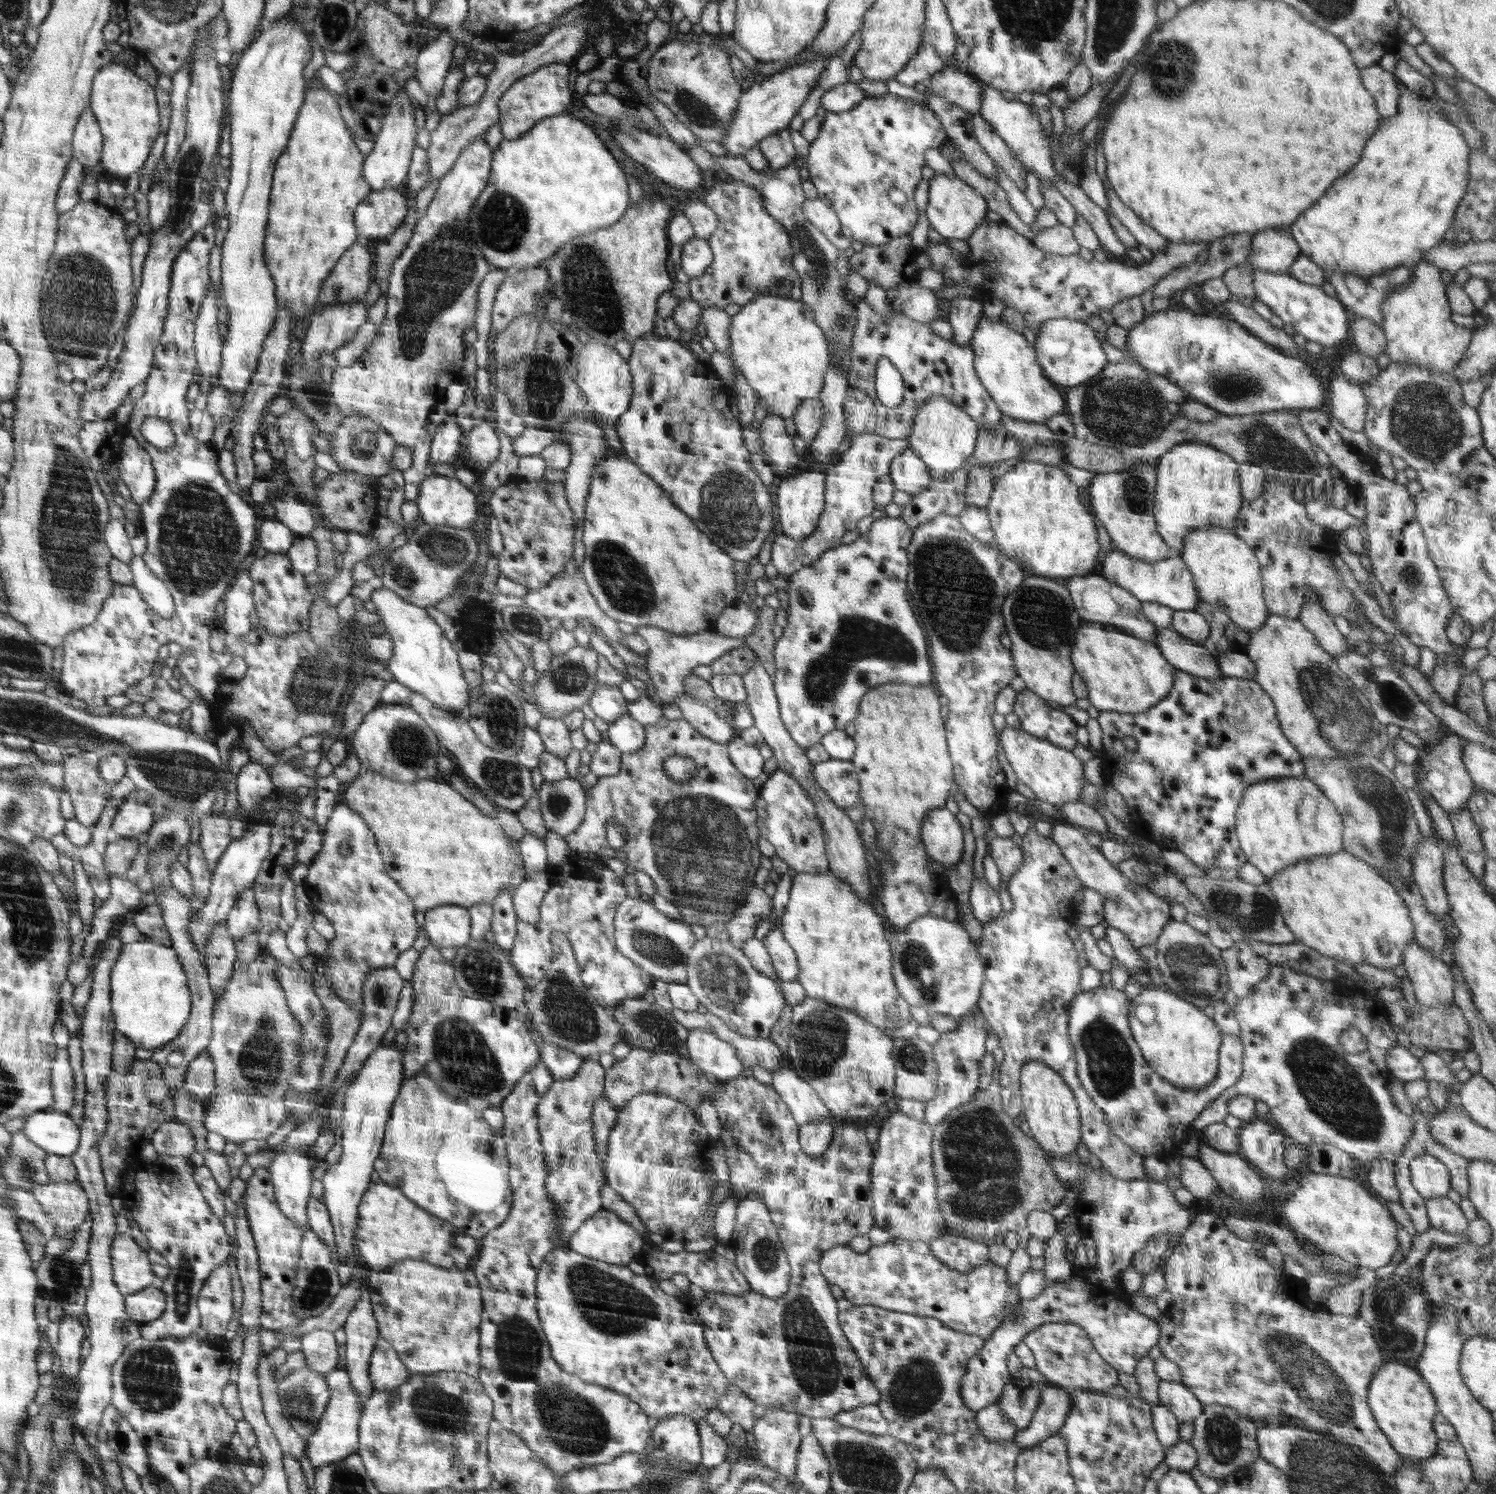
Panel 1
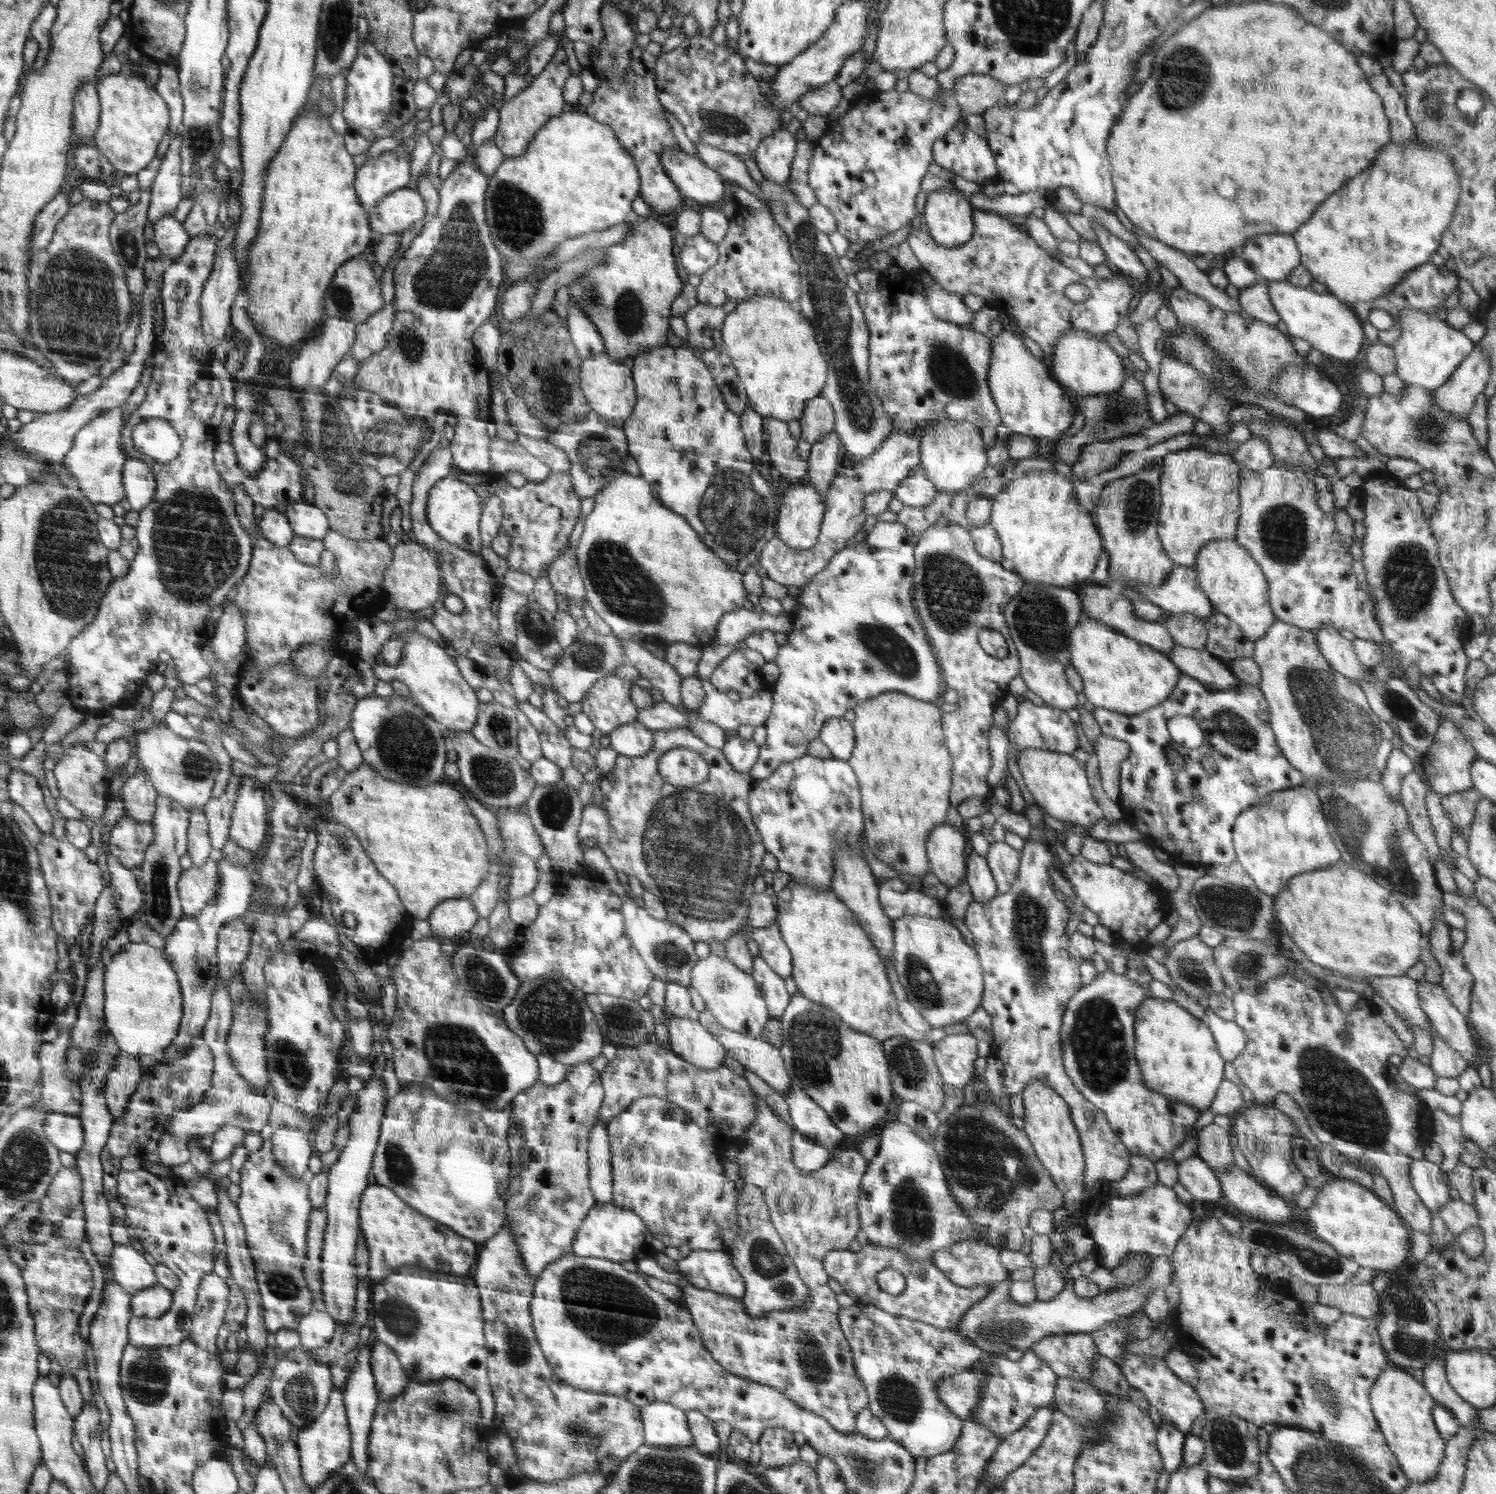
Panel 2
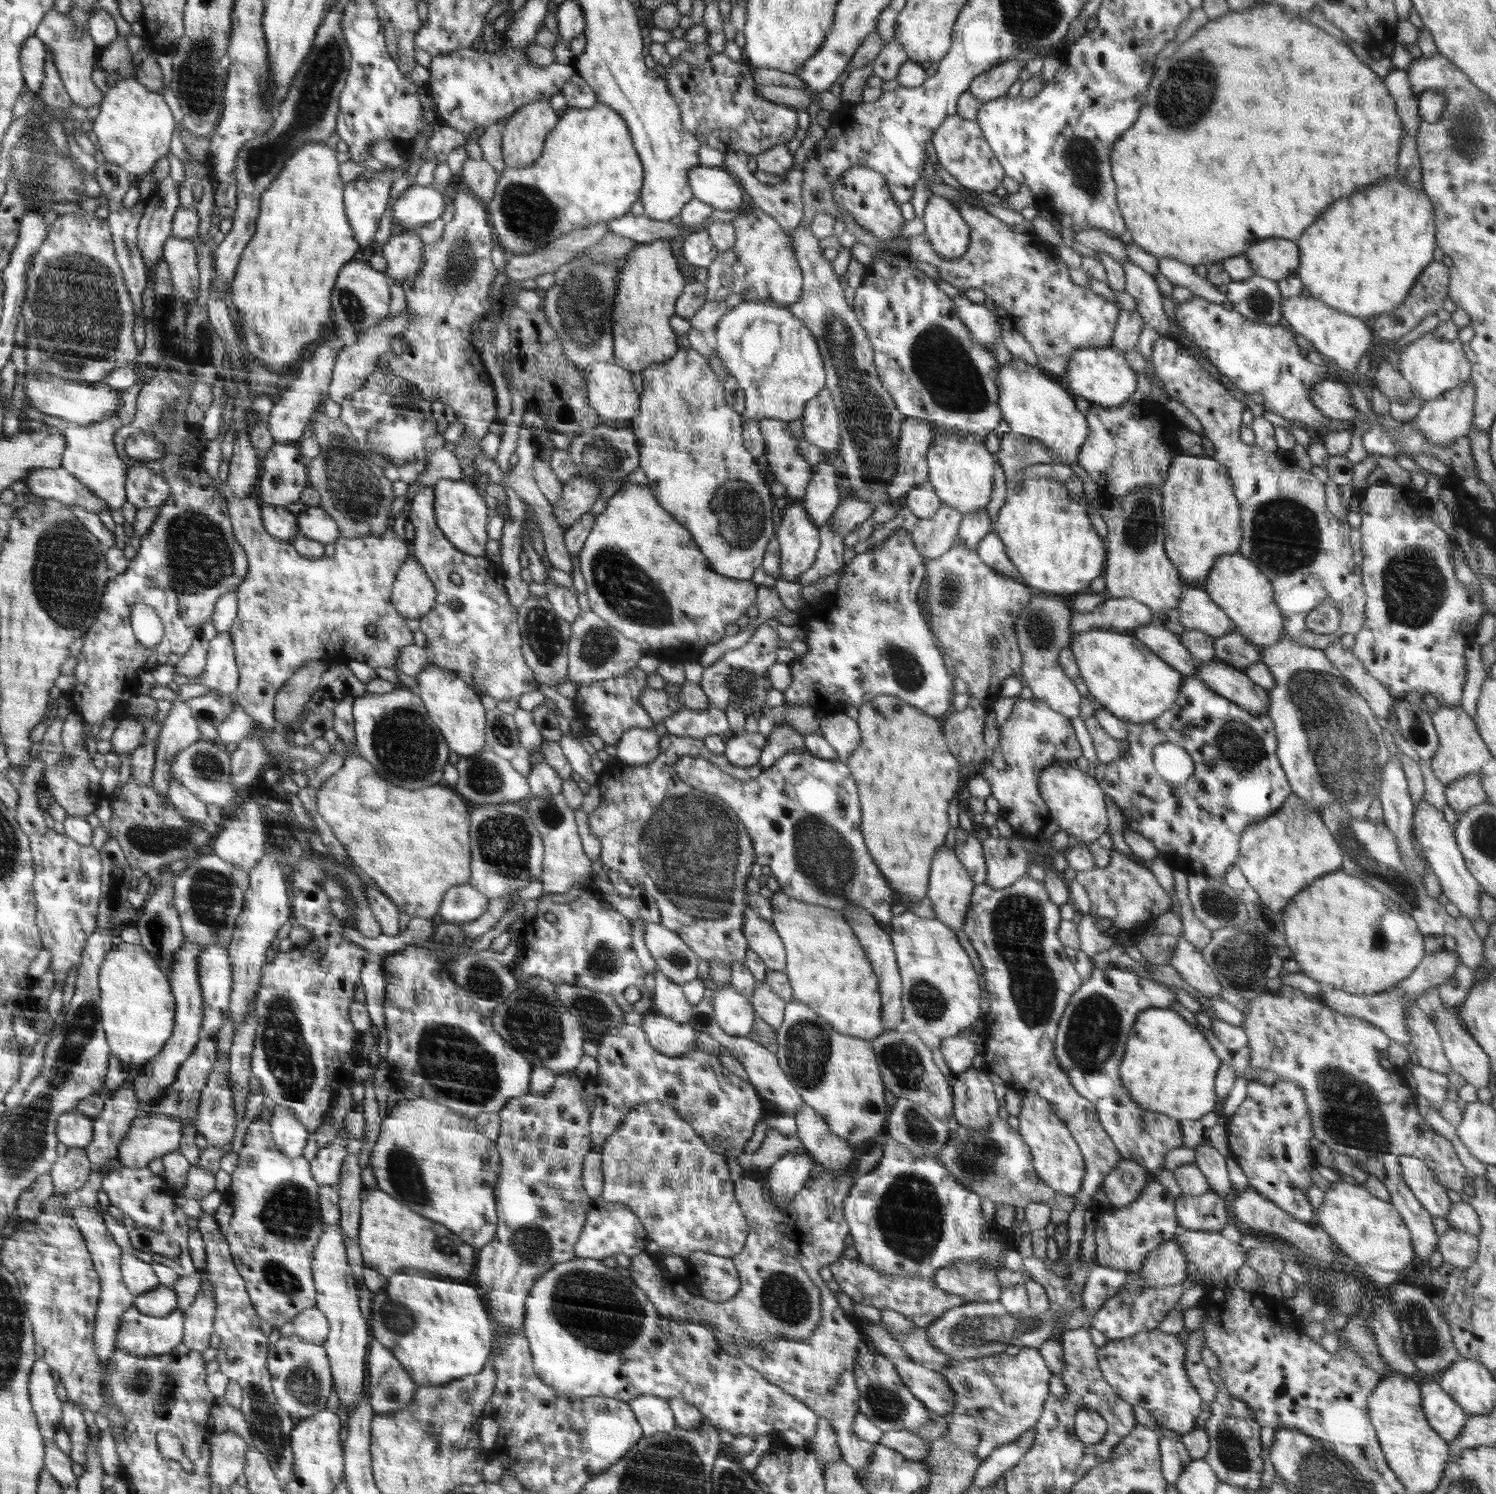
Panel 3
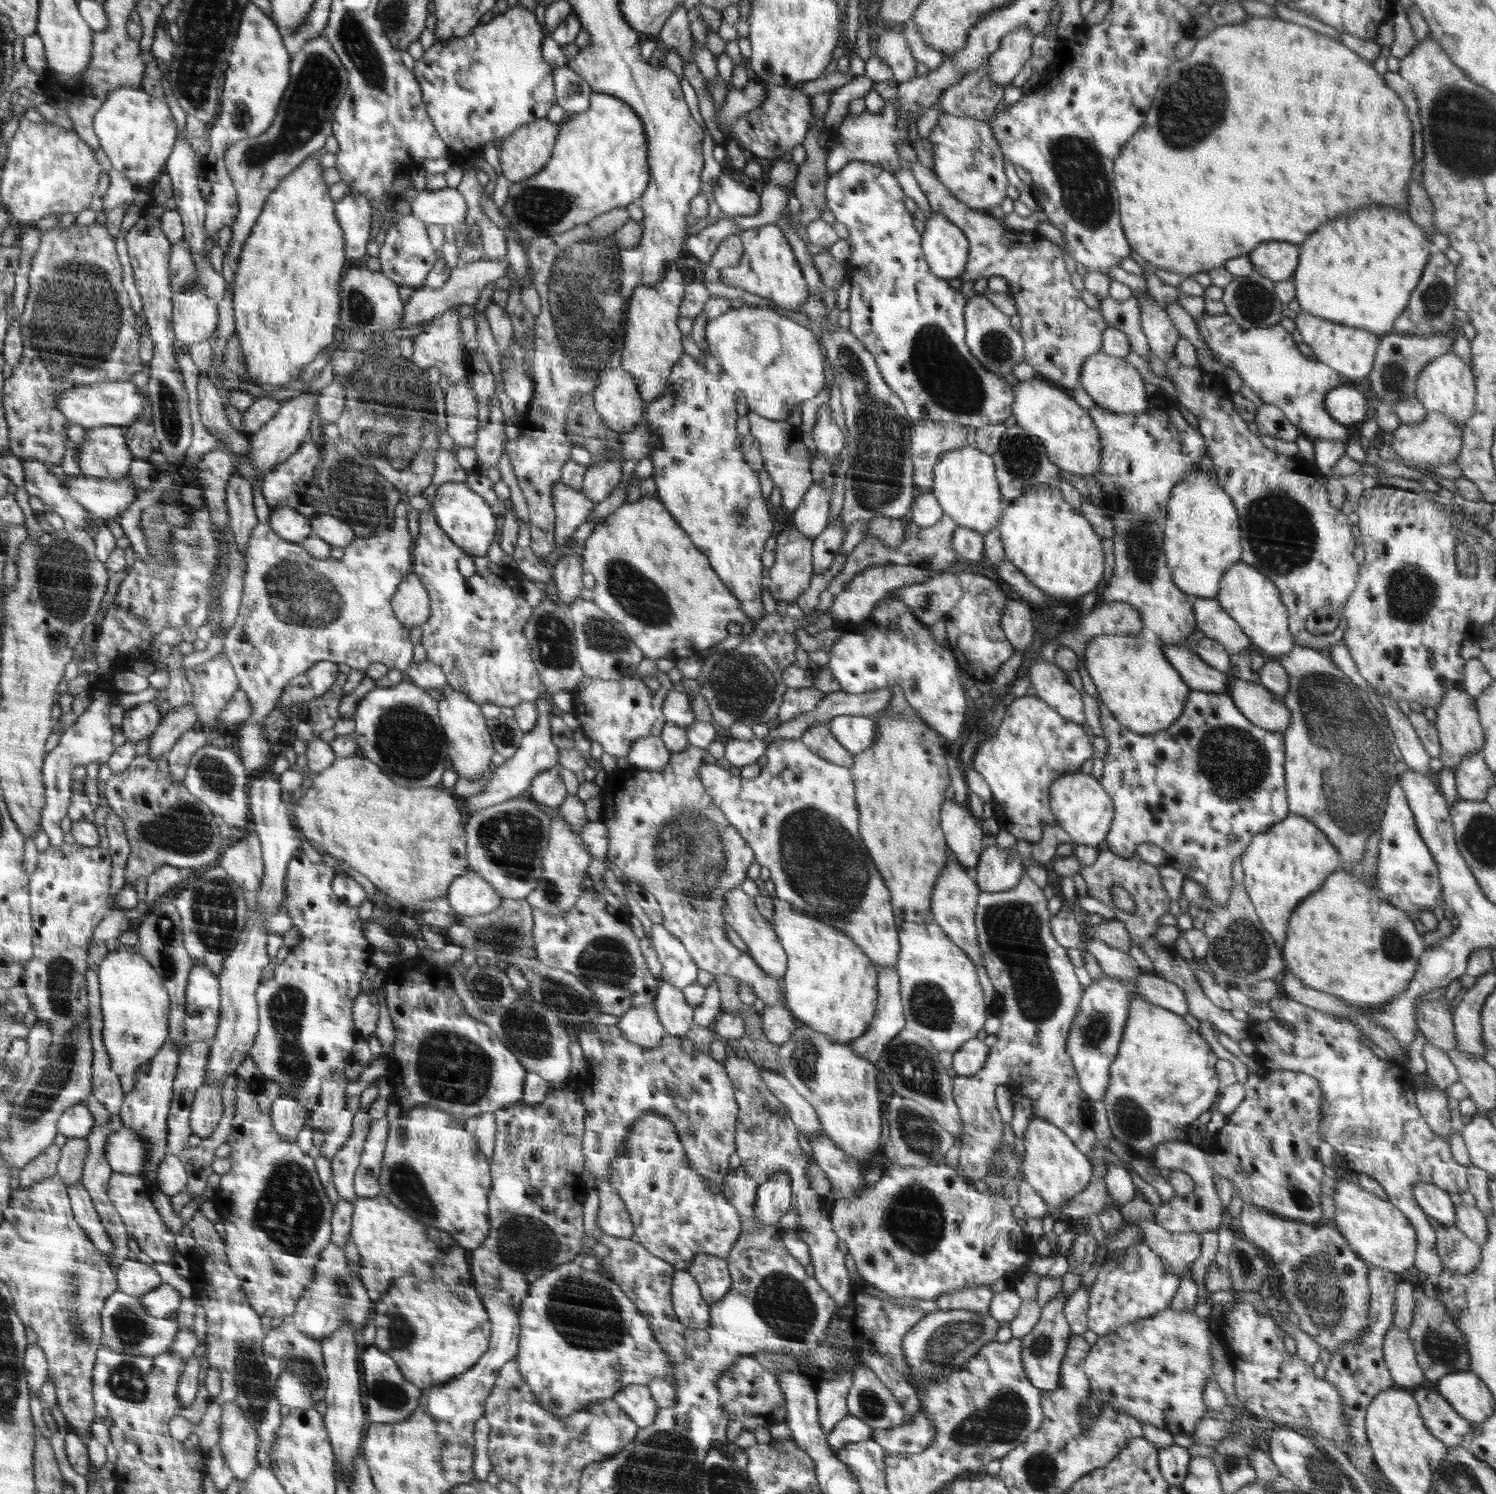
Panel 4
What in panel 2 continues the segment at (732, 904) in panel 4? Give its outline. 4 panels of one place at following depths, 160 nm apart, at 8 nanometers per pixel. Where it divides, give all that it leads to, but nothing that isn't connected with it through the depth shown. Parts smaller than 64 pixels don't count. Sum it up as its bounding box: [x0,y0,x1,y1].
[751,924,793,978]

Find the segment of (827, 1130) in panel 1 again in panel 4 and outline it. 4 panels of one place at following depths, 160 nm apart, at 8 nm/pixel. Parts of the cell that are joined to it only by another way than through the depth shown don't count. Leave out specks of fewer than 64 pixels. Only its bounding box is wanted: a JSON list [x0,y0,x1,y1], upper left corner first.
[753,1168,792,1226]

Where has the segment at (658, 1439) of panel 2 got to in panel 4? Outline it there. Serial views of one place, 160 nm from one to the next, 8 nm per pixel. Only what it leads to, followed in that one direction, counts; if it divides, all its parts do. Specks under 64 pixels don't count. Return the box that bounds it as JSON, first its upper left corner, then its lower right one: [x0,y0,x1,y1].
[612,1386,659,1427]

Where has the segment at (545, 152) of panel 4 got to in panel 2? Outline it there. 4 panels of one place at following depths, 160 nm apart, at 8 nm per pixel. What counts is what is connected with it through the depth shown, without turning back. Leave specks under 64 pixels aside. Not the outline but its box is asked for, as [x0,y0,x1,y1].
[493,46,570,157]

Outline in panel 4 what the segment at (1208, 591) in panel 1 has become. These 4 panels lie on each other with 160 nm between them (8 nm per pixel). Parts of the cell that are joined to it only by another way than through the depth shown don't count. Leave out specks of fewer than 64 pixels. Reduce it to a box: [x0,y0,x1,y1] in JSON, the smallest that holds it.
[1215,561,1295,656]

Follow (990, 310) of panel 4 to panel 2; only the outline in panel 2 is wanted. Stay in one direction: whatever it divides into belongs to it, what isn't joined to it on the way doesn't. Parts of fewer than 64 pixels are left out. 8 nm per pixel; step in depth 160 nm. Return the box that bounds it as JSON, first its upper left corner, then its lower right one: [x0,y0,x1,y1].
[924,287,974,326]

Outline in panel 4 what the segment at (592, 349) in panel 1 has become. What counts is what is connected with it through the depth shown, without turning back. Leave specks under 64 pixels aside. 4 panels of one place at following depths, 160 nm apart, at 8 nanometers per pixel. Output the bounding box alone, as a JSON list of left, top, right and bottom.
[591,366,644,433]

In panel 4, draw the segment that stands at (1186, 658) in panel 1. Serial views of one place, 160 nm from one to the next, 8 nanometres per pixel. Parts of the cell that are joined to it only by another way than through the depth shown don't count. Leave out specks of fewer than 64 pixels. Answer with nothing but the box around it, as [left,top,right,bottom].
[1226,672,1291,734]

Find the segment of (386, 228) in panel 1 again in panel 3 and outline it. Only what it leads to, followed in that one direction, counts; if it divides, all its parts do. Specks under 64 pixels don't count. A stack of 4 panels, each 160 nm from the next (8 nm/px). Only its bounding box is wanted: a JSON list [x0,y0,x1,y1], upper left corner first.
[393,184,446,230]

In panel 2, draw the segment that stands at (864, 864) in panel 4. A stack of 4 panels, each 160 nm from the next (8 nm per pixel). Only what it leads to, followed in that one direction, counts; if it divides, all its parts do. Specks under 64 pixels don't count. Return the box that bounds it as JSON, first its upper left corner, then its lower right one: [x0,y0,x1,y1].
[658,747,865,890]

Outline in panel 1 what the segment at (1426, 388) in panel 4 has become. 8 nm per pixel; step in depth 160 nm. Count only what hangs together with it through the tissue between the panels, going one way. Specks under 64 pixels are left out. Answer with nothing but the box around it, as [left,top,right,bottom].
[1381,261,1477,372]

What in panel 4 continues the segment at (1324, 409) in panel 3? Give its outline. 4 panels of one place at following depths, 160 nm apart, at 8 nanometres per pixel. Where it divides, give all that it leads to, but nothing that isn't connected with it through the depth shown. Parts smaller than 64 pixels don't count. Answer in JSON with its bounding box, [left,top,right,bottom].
[1324,385,1369,425]

